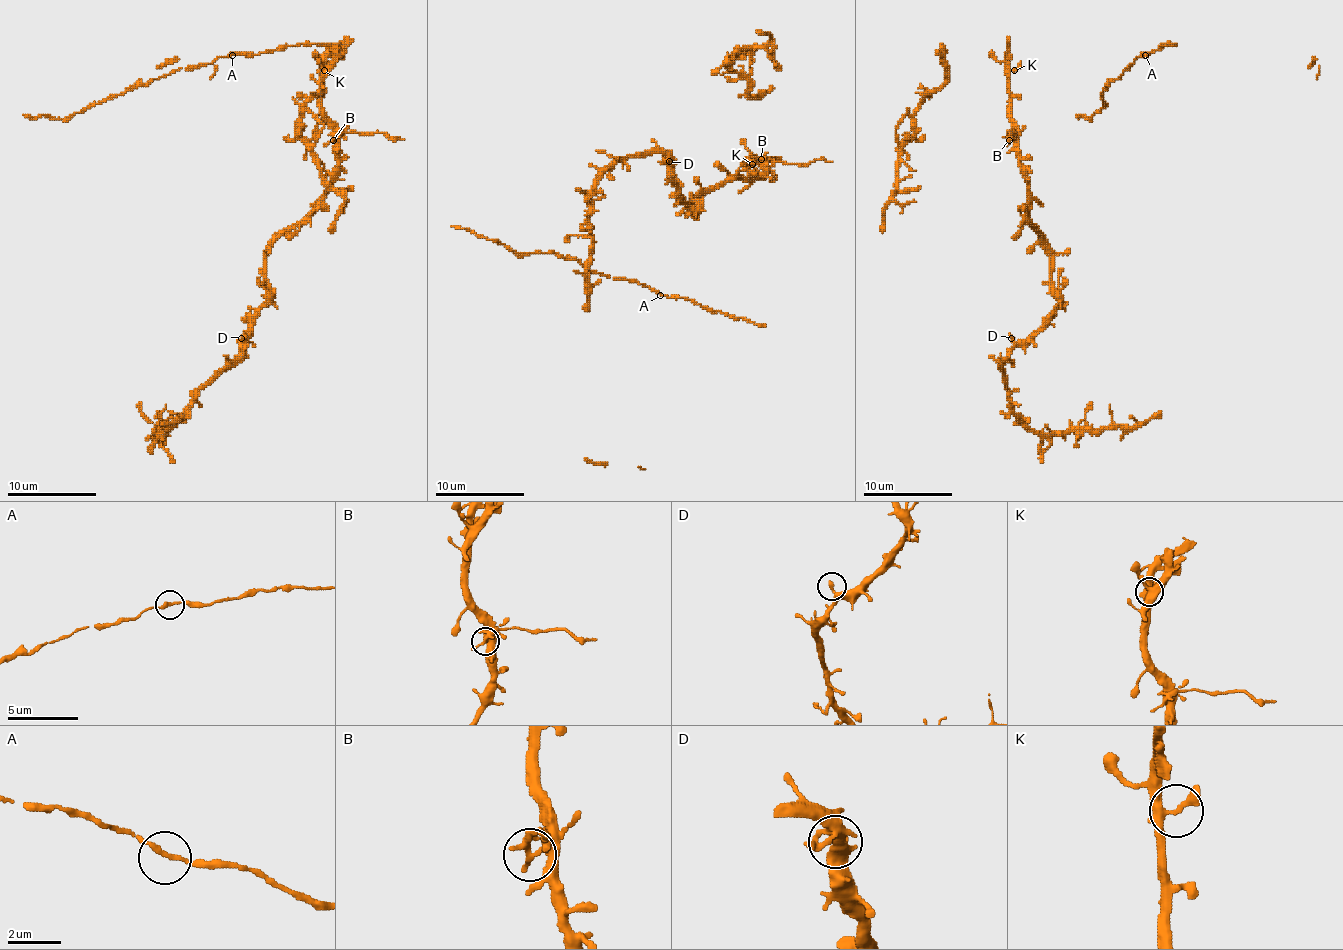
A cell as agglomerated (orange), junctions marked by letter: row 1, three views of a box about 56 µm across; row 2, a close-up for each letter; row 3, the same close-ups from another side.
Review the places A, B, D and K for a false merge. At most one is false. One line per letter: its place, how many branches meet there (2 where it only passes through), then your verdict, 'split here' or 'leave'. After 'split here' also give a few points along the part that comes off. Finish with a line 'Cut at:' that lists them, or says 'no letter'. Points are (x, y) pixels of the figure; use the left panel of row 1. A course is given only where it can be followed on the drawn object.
A: at (232, 55); 2 branches meet; leave
B: at (333, 140); 2 branches meet; split here; foreign part runs (333, 139), (344, 133), (382, 133), (404, 139)
D: at (241, 338); 2 branches meet; leave
K: at (324, 70); 2 branches meet; leave
Cut at: B

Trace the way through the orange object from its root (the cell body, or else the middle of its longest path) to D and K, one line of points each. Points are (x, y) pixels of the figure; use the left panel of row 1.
D: (337, 148), (337, 166), (326, 195), (268, 251), (266, 286), (270, 300), (259, 311), (246, 342), (241, 338)
K: (337, 148), (337, 126), (322, 106), (324, 70)

